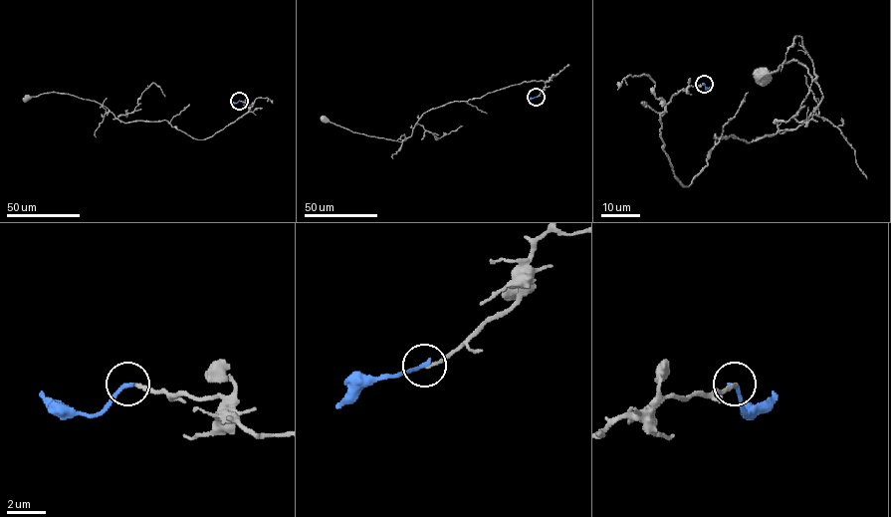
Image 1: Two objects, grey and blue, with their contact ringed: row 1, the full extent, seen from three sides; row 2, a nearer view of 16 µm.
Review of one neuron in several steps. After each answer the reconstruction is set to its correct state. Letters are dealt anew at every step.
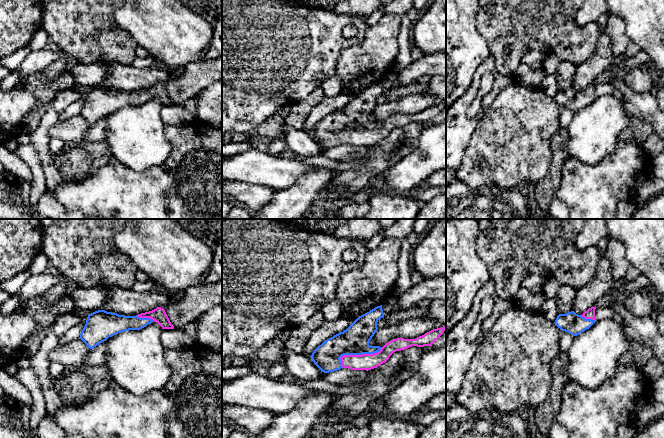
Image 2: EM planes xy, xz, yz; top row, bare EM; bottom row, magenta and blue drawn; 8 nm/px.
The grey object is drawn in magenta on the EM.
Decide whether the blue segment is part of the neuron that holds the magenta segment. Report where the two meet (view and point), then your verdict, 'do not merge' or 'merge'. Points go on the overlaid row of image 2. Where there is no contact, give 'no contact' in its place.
xz (357, 355) | merge

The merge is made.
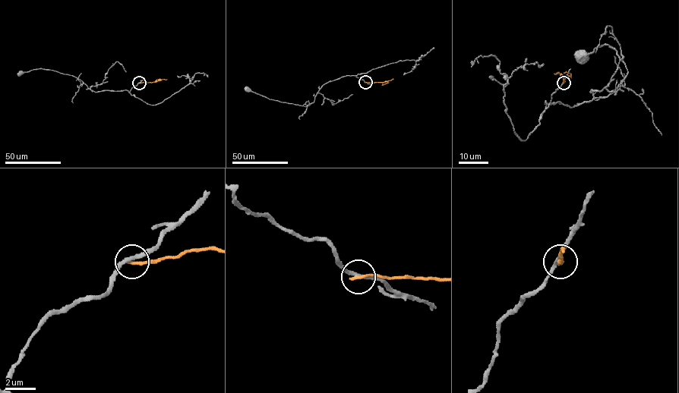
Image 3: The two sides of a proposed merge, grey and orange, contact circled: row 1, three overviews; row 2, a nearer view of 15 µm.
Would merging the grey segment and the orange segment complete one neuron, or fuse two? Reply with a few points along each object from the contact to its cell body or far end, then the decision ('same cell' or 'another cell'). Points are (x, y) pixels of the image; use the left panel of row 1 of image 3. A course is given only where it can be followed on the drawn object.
grey via (139, 83), (129, 92), (126, 89), (96, 92), (79, 79), (52, 70), (39, 68), (20, 73) | orange via (139, 83), (167, 80) | another cell

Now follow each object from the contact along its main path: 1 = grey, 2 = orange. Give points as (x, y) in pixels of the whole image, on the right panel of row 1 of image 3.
1: (563, 83), (546, 108), (546, 101), (573, 107), (608, 96), (627, 73), (616, 51), (608, 45), (581, 58)
2: (563, 83), (558, 72), (554, 73)

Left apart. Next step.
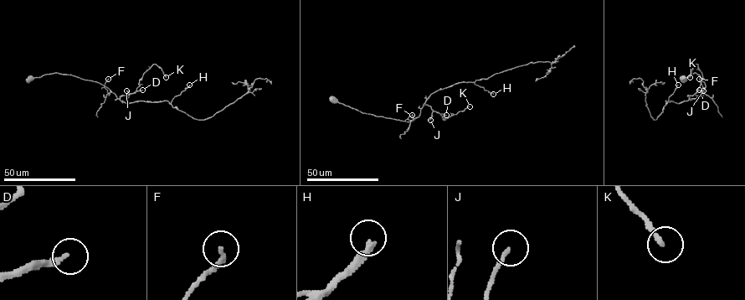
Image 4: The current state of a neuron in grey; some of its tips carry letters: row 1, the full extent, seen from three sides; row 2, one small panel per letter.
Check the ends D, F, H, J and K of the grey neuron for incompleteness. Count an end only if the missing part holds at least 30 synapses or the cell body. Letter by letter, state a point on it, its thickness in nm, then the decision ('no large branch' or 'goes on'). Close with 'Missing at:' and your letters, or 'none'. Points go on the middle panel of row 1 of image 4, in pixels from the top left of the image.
D: at (446, 115); 200 nm thick; goes on
F: at (412, 115); 150 nm thick; no large branch
H: at (493, 94); 240 nm thick; goes on
J: at (430, 120); 170 nm thick; no large branch
K: at (470, 106); 170 nm thick; no large branch
Missing at: D, H

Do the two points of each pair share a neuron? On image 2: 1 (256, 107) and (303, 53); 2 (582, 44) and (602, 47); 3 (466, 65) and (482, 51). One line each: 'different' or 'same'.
1: same
2: different
3: same

